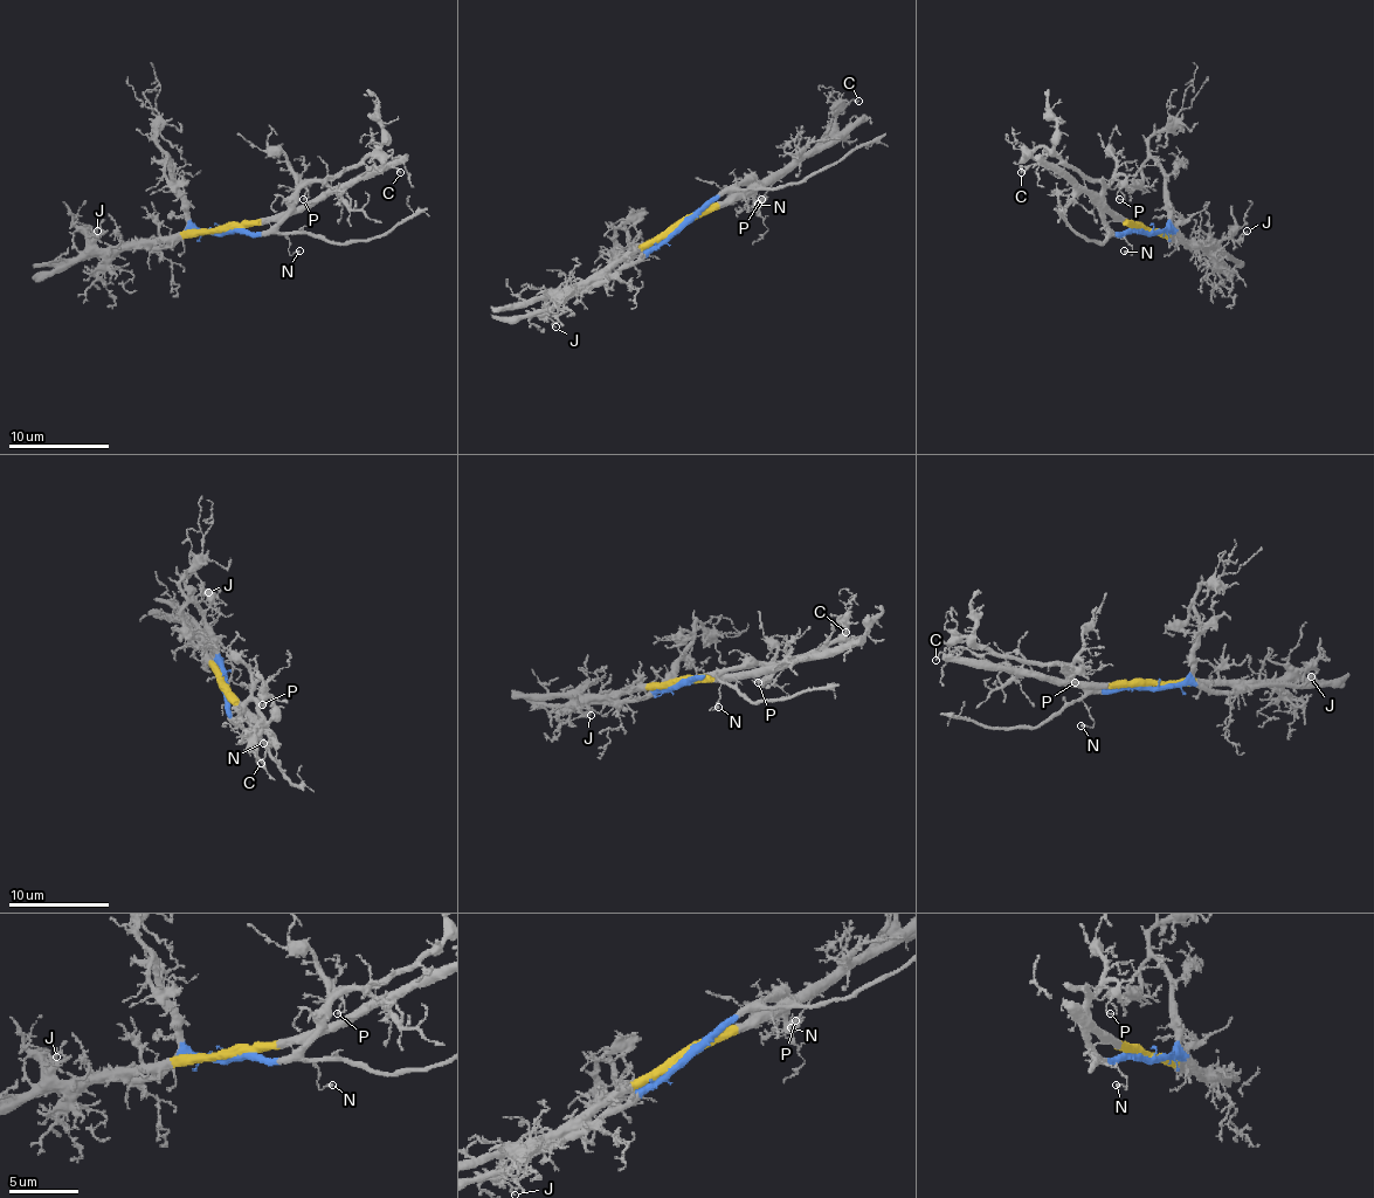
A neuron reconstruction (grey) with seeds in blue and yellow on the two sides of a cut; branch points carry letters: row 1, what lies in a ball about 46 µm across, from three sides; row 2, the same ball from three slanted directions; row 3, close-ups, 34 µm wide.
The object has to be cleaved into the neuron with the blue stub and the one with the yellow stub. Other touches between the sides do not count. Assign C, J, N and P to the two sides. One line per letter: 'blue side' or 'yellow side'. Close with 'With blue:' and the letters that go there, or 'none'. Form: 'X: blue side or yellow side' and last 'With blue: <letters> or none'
C: blue side
J: yellow side
N: blue side
P: blue side
With blue: C, N, P

